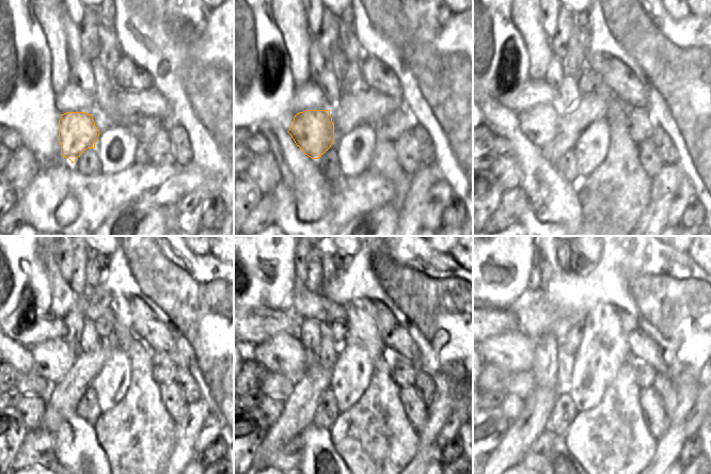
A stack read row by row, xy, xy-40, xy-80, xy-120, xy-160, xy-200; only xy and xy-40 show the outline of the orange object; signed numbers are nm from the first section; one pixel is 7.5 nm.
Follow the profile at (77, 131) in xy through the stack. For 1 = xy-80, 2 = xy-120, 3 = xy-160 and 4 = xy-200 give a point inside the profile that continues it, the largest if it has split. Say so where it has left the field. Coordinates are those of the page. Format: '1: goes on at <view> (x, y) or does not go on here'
1: goes on at xy-80 (539, 124)
2: goes on at xy-120 (52, 360)
3: goes on at xy-160 (284, 353)
4: goes on at xy-200 (514, 351)

